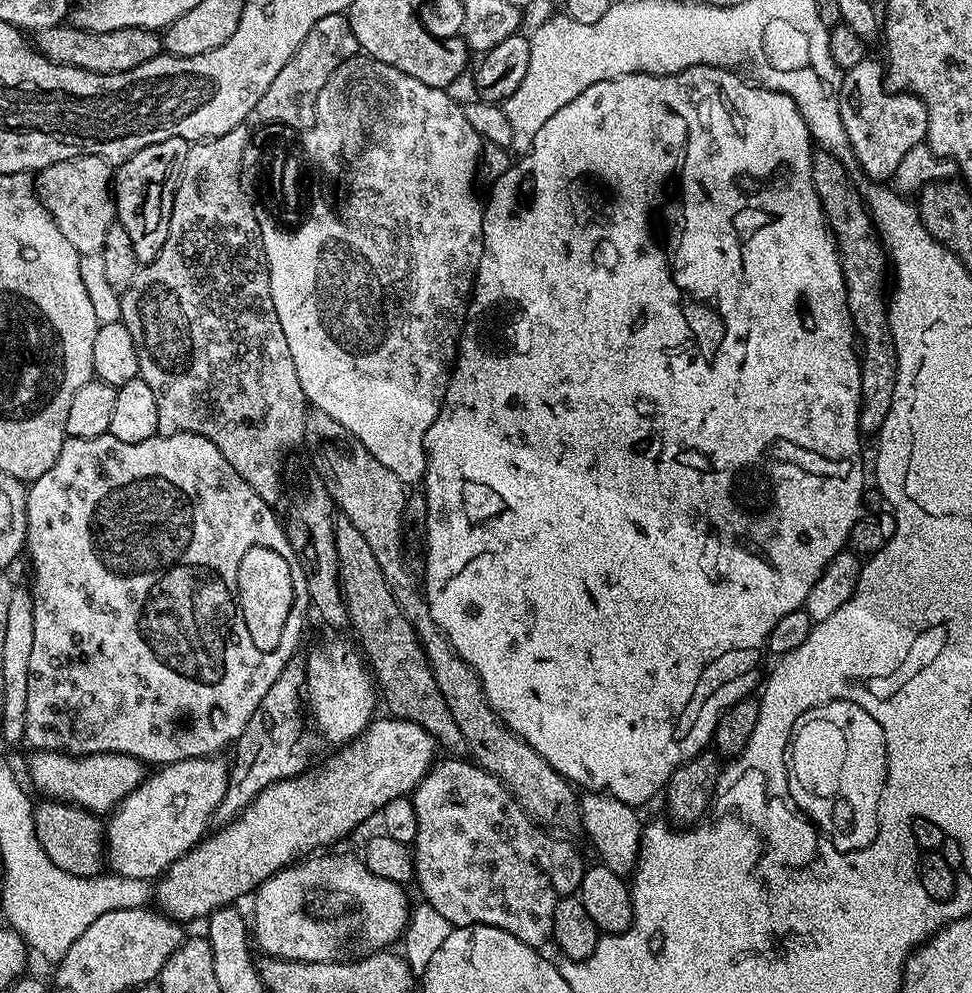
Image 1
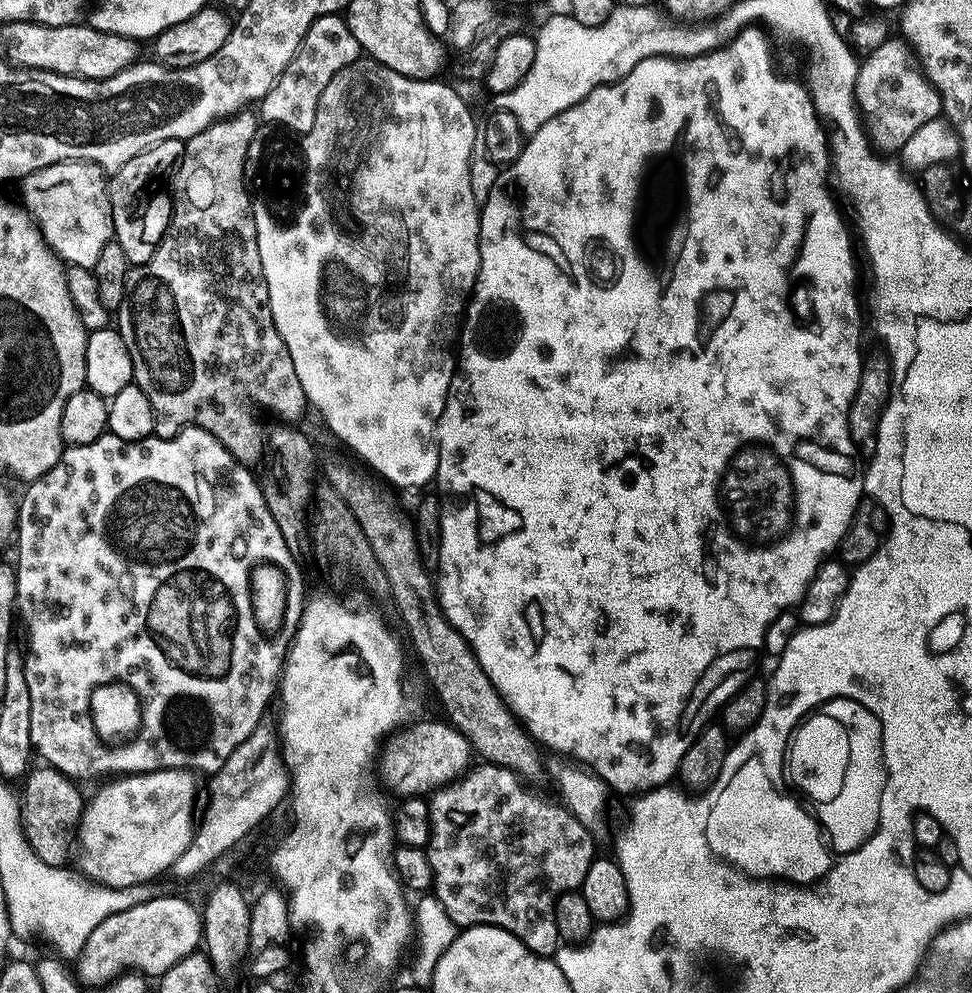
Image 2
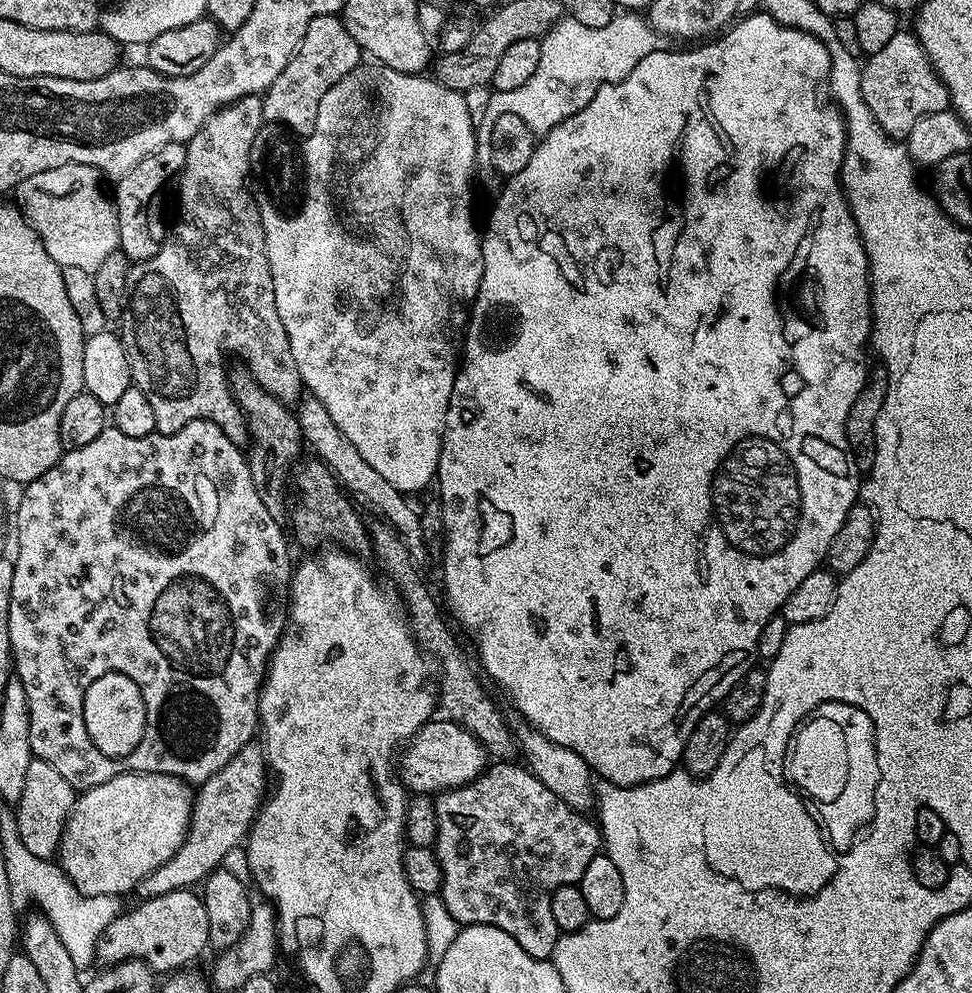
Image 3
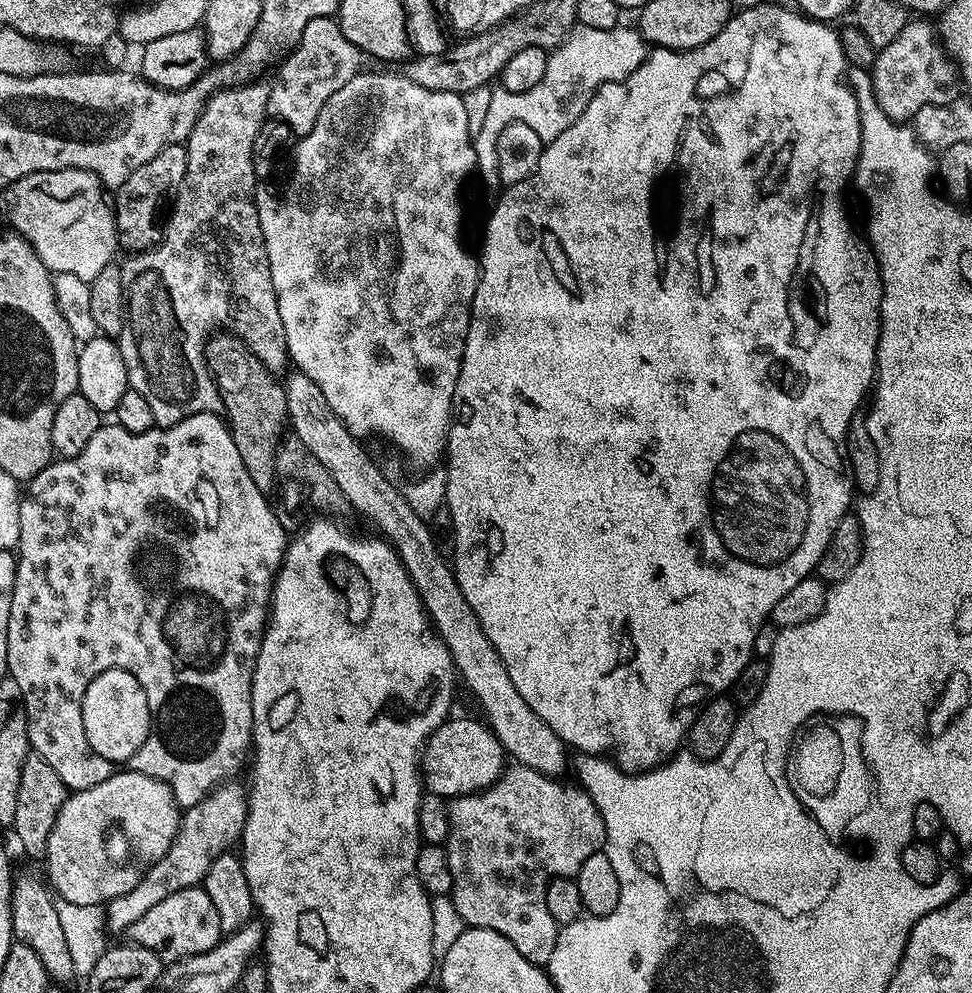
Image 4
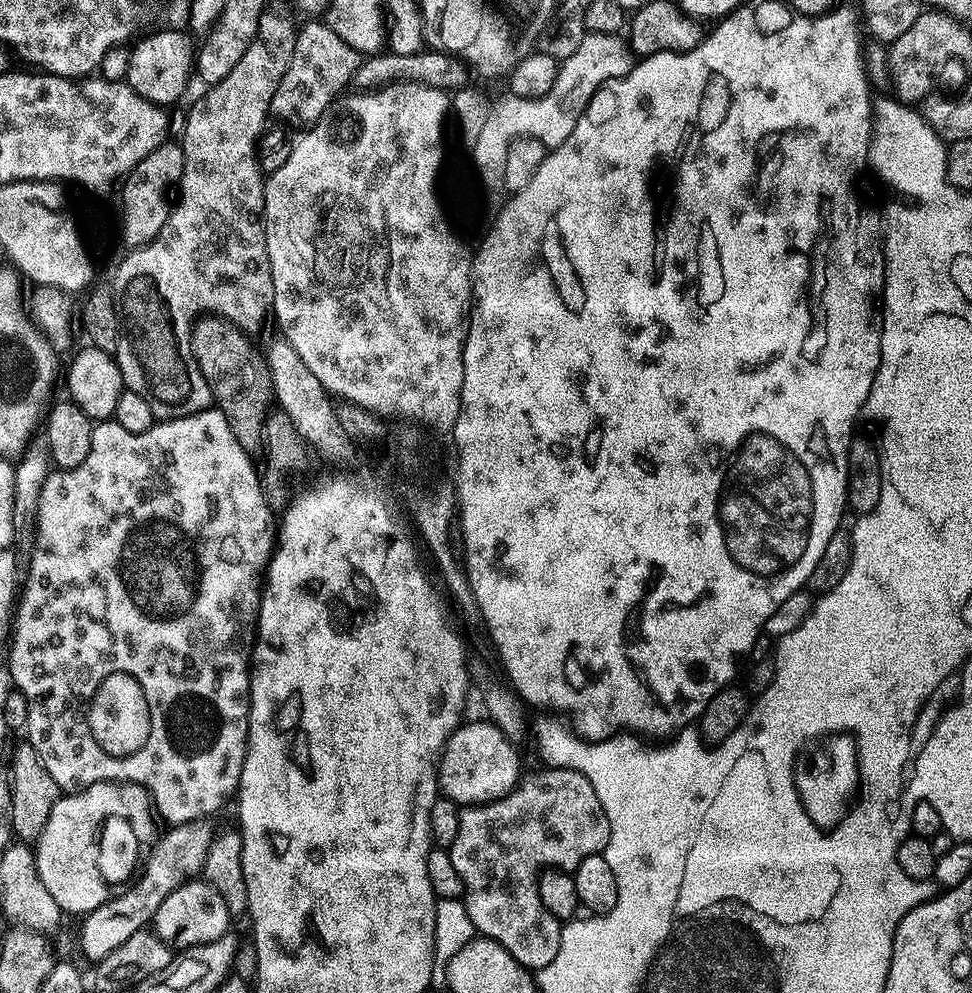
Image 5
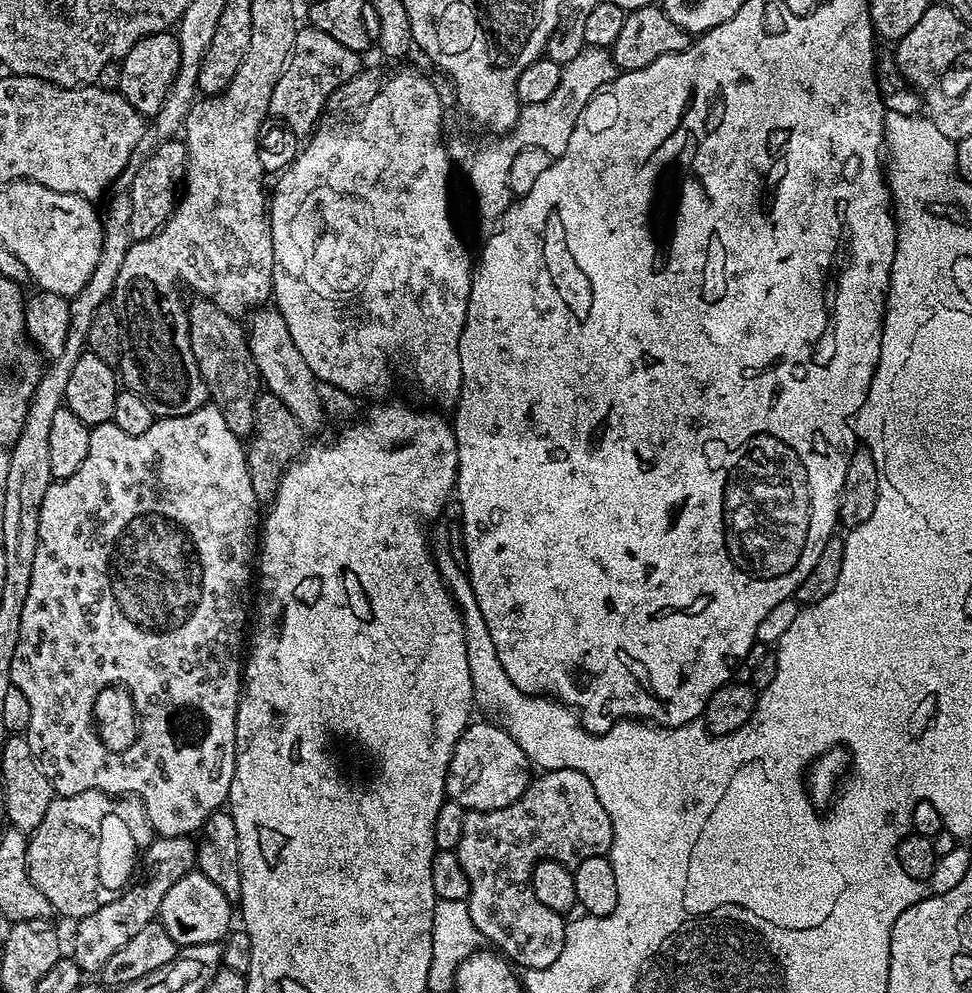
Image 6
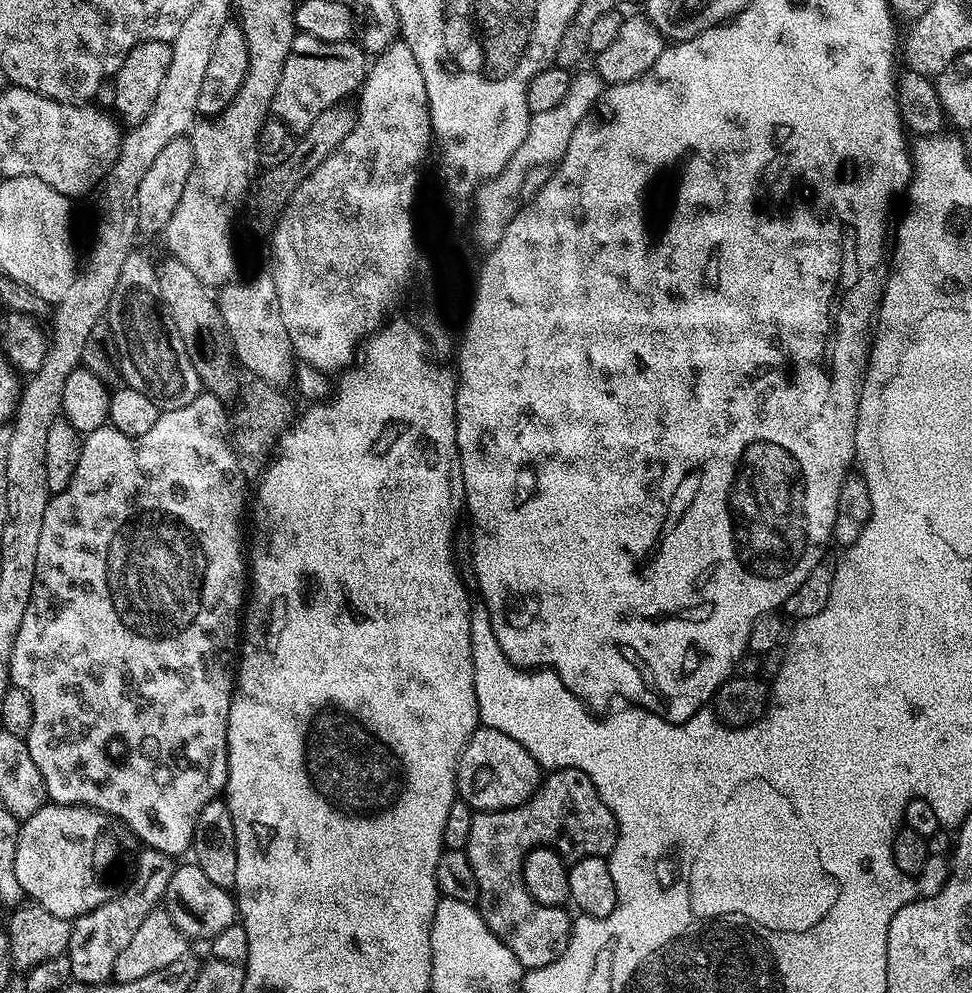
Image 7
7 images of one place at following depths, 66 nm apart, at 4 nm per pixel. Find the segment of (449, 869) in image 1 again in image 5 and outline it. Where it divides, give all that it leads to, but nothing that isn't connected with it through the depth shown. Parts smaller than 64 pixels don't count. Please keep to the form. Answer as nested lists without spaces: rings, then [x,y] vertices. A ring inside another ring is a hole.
[[[544,766],[541,769],[541,772],[532,772],[529,776],[527,773],[517,783],[516,787],[507,792],[500,800],[491,800],[489,804],[465,807],[460,814],[458,835],[454,837],[452,847],[448,849],[450,858],[454,862],[454,870],[458,870],[458,878],[462,878],[464,883],[464,895],[462,897],[464,909],[470,914],[470,922],[475,926],[477,933],[481,937],[501,944],[521,966],[529,970],[539,970],[550,966],[550,962],[554,962],[554,954],[558,954],[558,942],[560,941],[560,929],[562,927],[561,921],[556,920],[554,914],[550,914],[550,910],[546,910],[546,906],[542,906],[542,902],[538,898],[540,873],[545,870],[575,873],[578,865],[586,862],[586,858],[601,855],[610,842],[610,821],[606,818],[606,810],[602,810],[602,802],[598,802],[598,794],[594,794],[594,786],[590,786],[590,782],[586,782],[586,778],[582,774],[578,774],[569,768]]]

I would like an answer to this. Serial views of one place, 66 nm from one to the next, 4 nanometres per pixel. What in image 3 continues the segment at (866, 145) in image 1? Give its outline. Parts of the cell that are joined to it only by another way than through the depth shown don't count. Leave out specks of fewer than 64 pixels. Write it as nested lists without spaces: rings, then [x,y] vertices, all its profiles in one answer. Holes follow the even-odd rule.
[[[897,30],[886,47],[867,57],[860,73],[862,98],[866,98],[870,114],[874,114],[880,129],[893,138],[907,138],[920,118],[926,118],[926,114],[946,112],[950,108],[948,88],[932,69],[920,39],[915,31],[904,31]]]

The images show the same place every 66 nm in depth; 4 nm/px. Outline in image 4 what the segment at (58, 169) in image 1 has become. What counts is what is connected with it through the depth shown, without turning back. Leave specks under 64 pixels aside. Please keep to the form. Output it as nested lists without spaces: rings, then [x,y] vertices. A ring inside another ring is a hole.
[[[67,168],[66,170],[50,170],[35,172],[9,188],[3,189],[4,208],[8,211],[8,220],[12,223],[11,231],[21,236],[29,246],[42,258],[49,272],[55,274],[74,274],[77,278],[91,281],[98,278],[106,265],[113,263],[115,252],[118,252],[116,235],[116,214],[113,205],[106,197],[103,182],[93,172]]]

